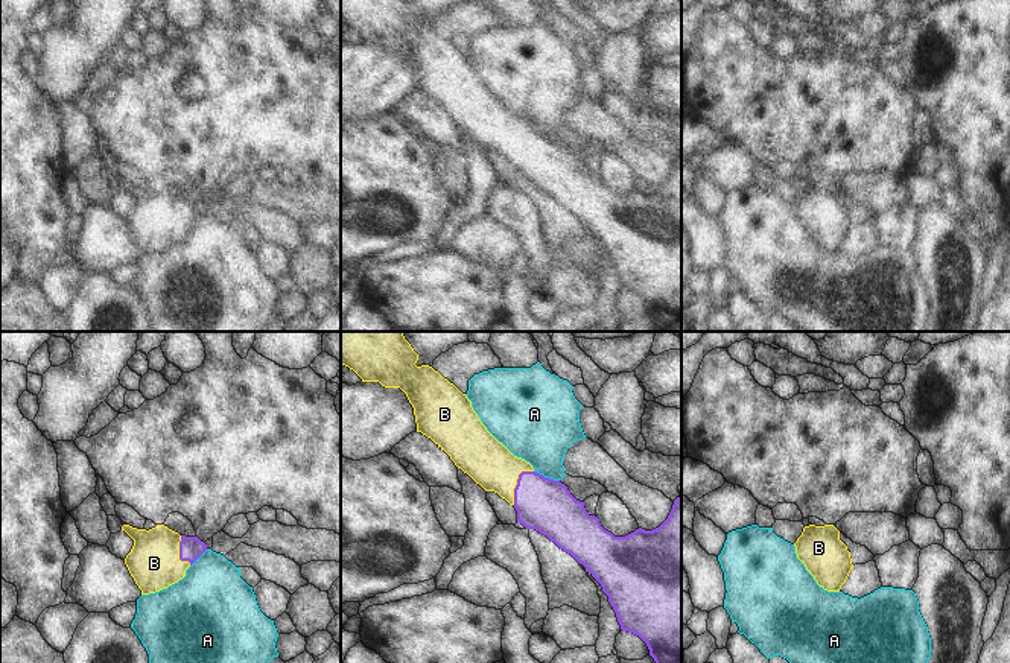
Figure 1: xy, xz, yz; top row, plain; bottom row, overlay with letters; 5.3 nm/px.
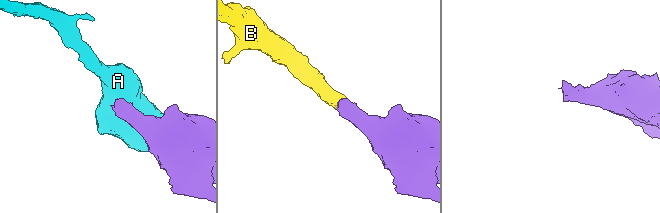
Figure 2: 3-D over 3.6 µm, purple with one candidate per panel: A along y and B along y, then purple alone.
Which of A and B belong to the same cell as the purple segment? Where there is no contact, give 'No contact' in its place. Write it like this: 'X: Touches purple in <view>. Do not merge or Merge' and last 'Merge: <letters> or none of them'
A: Touches purple in xz. Do not merge
B: Touches purple in xz. Merge
Merge: B.

